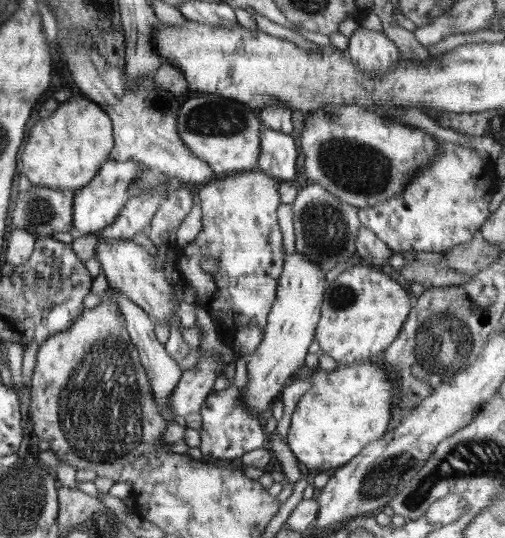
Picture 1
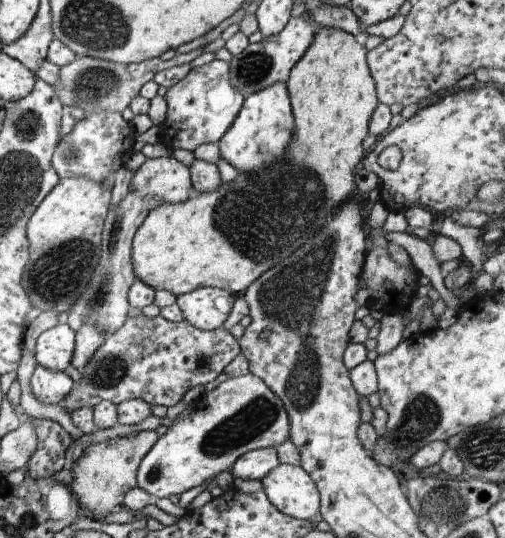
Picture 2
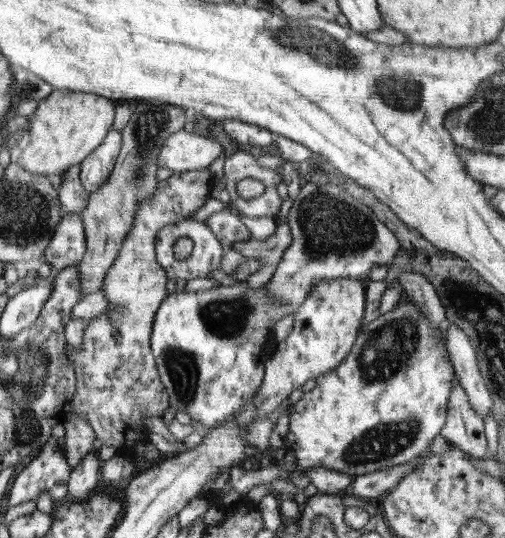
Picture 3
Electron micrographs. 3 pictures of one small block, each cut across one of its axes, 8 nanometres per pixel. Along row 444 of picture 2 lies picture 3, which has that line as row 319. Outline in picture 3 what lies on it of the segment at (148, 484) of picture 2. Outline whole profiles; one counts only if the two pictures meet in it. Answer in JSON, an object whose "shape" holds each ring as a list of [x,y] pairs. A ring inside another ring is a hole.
{"shape":[[[247,281],[228,287],[220,285],[215,289],[169,294],[156,309],[150,345],[160,380],[169,392],[171,406],[210,429],[237,413],[257,394],[263,383],[266,361],[278,347],[274,336],[275,322],[295,311],[292,304],[273,302],[265,284],[254,289]]]}

